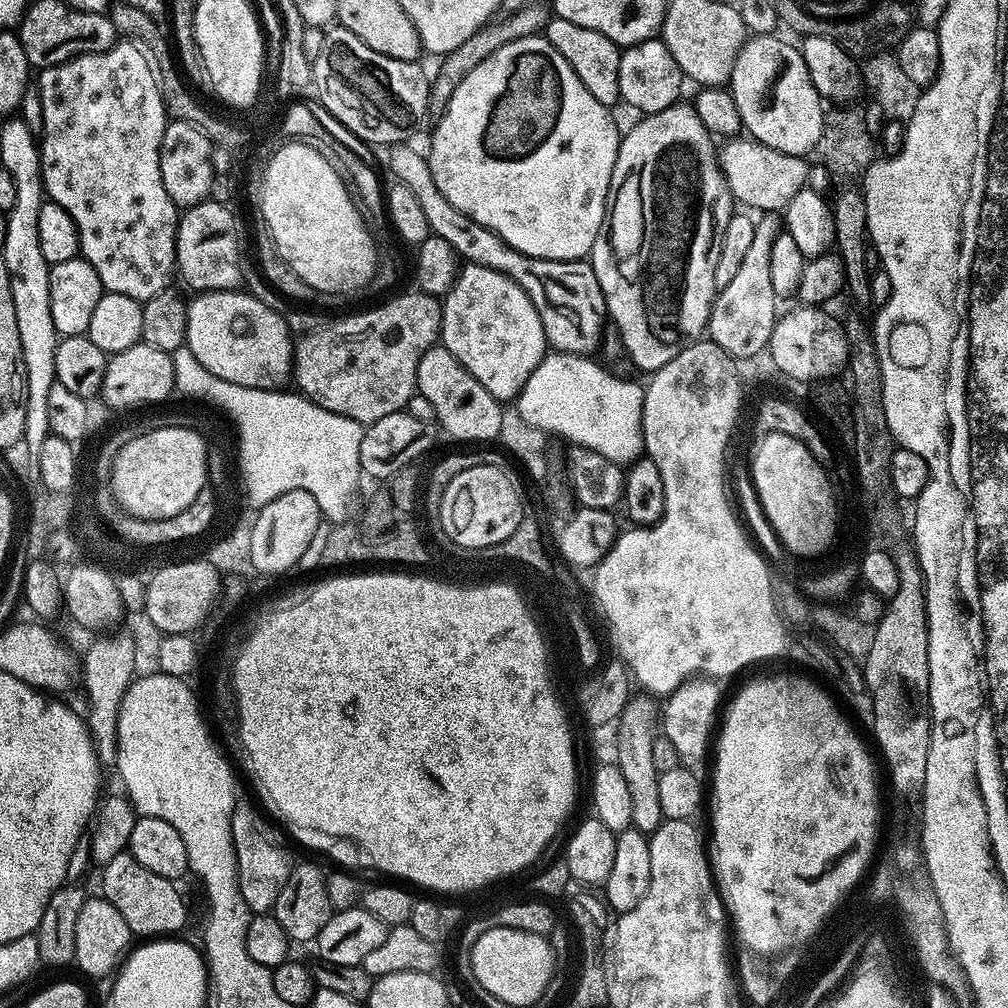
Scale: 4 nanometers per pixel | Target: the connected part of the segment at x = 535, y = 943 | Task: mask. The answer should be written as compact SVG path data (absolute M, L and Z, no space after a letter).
M498 928L488 930L474 944L472 954L473 974L476 984L485 988L501 1004L536 1004L549 991L548 984L556 972L556 956L548 945L549 937L527 933L520 929Z

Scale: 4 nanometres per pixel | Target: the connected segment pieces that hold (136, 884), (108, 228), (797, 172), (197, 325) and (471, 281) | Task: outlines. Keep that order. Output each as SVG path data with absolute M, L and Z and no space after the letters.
M125 850L114 854L114 858L102 866L102 872L104 877L100 884L104 887L103 899L109 900L114 910L126 918L126 926L132 931L133 937L168 938L179 933L176 931L187 922L188 908L176 889L179 887L173 881L146 870L146 866L135 860L131 852Z
M121 39L105 52L91 52L86 56L76 56L64 64L39 69L38 76L40 76L38 91L42 102L42 122L44 123L44 131L38 140L43 191L51 203L62 206L62 210L66 210L66 214L70 214L70 218L74 218L76 228L80 231L80 256L92 263L104 291L126 294L126 298L134 298L141 302L149 300L163 288L169 287L171 280L168 279L176 272L178 207L166 192L166 187L162 182L162 170L159 168L166 113L148 60L131 40Z
M732 138L725 144L728 145L725 148L723 145L718 156L721 169L734 200L741 205L749 204L744 205L749 209L779 213L790 202L790 198L794 198L794 194L798 194L809 183L809 161L803 156L782 154L751 138Z
M244 291L199 293L189 305L186 346L210 374L218 374L218 378L226 378L226 382L234 382L239 388L283 389L294 372L294 336L289 321L285 317L283 320L266 301Z
M468 262L459 271L456 285L443 297L442 311L444 313L440 323L442 347L450 350L450 354L454 354L458 362L462 362L464 369L474 374L474 378L478 378L478 382L482 382L486 390L490 390L495 400L515 401L520 391L527 386L530 374L534 374L549 347L549 342L544 337L542 318L538 318L538 310L534 310L534 302L530 302L522 286L518 286L511 278L493 268Z

